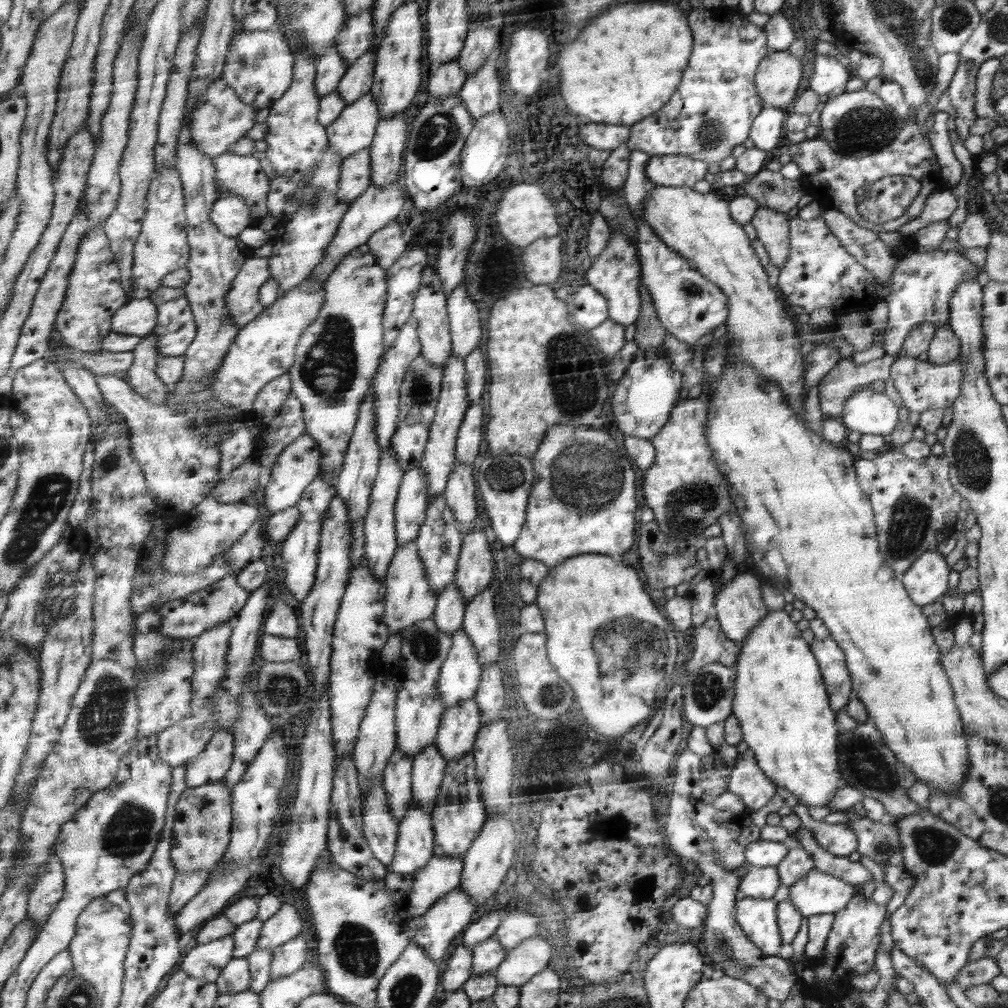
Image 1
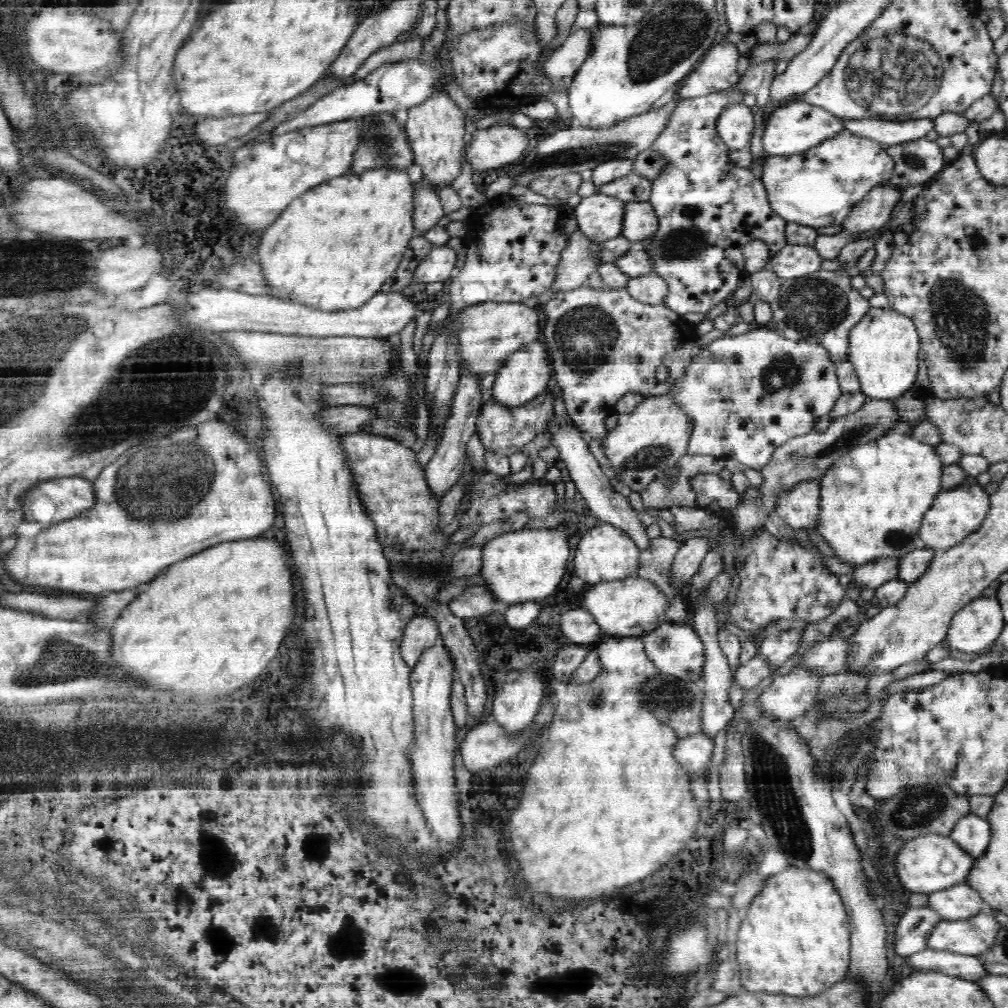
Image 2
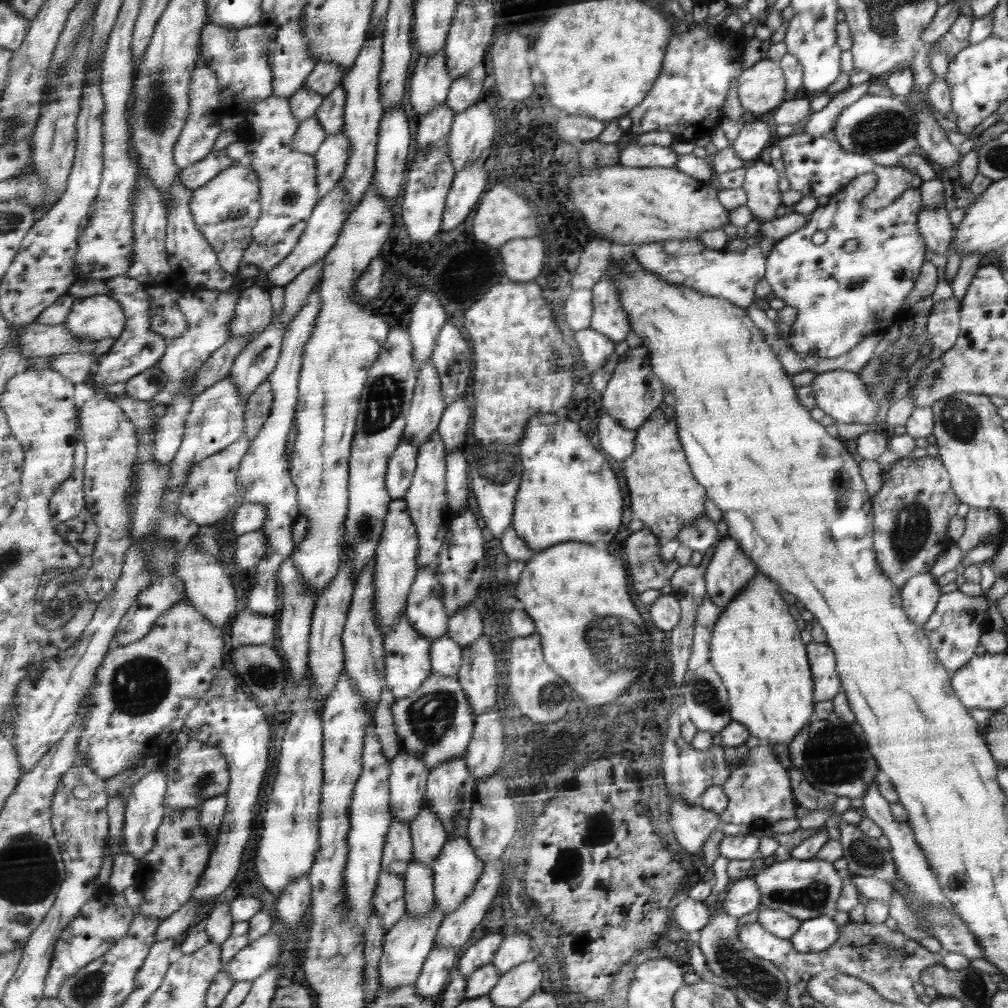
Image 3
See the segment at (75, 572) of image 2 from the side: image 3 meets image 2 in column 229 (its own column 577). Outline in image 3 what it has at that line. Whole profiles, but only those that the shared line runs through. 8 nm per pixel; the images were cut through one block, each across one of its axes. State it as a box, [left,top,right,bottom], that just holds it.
[511,412,624,552]

